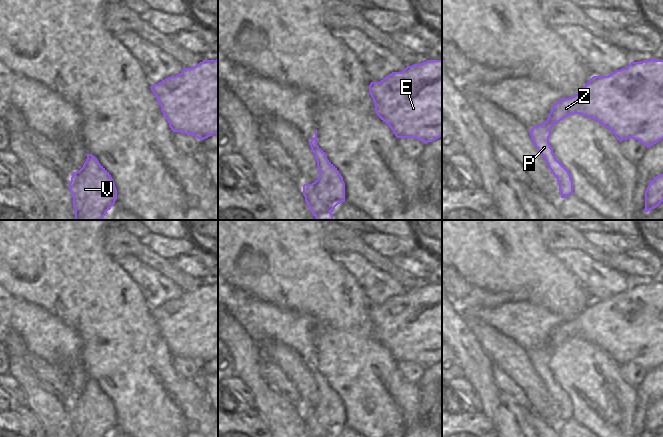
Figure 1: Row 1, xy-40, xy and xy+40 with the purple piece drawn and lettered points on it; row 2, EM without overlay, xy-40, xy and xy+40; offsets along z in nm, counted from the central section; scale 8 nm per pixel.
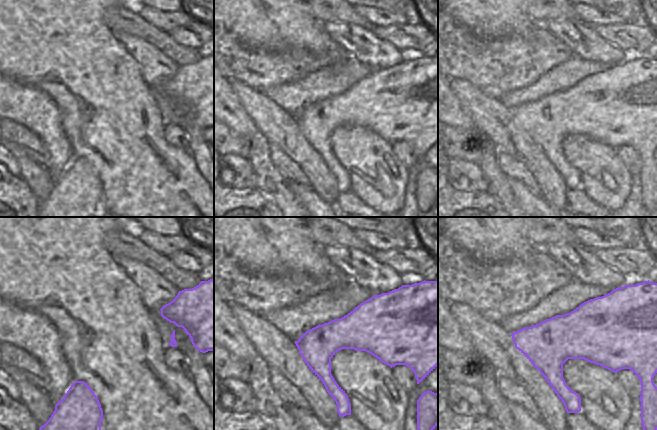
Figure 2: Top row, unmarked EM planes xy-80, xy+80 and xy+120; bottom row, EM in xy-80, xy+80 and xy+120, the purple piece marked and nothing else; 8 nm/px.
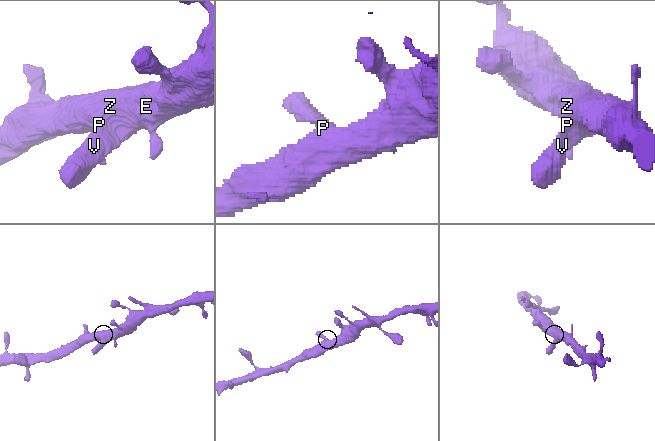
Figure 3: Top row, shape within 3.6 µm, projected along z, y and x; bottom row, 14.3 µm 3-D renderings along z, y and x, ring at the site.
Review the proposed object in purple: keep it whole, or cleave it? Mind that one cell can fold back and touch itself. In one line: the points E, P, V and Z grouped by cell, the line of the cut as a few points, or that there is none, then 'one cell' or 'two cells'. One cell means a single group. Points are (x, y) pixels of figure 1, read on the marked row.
E P V Z | no cut | one cell

